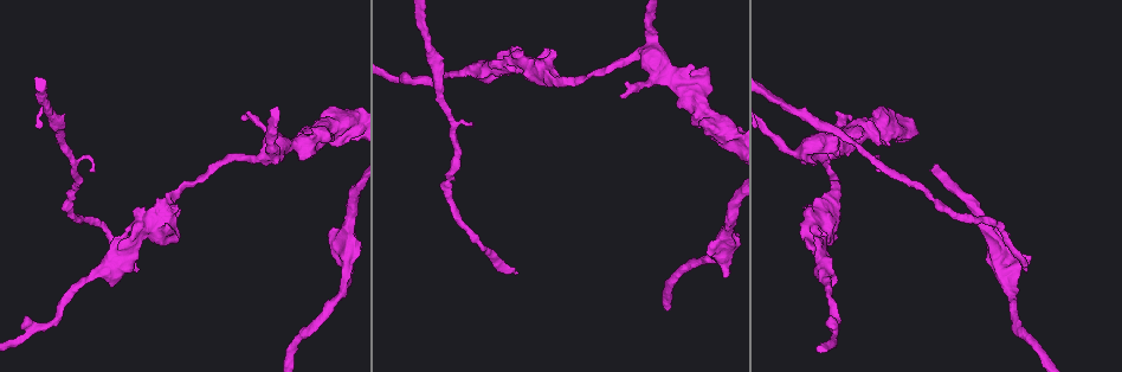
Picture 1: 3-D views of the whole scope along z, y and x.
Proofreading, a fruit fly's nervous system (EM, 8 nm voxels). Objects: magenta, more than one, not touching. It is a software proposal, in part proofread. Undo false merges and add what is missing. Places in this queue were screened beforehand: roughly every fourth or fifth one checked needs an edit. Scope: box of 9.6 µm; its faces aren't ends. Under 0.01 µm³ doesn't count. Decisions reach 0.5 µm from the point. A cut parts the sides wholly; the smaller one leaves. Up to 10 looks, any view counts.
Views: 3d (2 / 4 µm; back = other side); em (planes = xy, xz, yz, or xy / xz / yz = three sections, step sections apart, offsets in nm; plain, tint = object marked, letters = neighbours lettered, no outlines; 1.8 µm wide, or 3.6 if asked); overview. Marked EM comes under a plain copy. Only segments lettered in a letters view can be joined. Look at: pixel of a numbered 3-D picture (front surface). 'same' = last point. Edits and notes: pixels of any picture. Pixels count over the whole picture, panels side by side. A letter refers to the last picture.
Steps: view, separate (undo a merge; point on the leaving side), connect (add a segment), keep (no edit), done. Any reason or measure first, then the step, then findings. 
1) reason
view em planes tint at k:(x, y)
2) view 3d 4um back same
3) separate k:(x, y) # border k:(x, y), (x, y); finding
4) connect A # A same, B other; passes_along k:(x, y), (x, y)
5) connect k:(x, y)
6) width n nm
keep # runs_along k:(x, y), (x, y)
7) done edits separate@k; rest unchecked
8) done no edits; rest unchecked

view 3d 4um at 1:(516, 271)

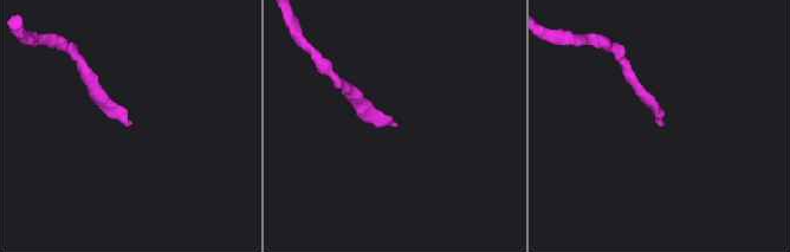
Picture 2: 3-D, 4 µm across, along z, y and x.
shape alone is not enough
view em planes tint at 2:(128, 124)

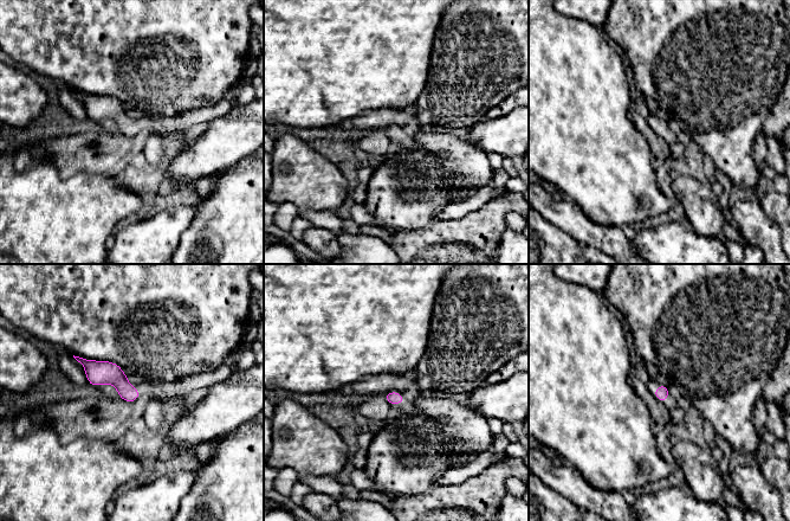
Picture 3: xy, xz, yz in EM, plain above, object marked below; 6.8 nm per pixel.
view em planes letters same

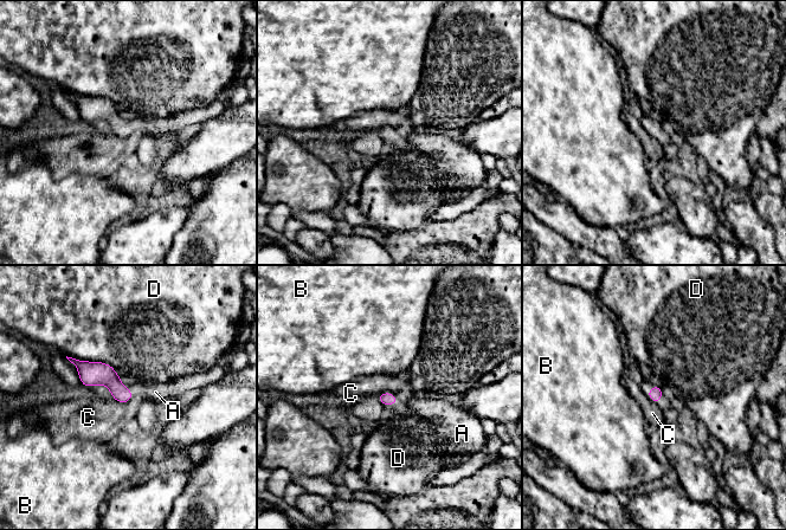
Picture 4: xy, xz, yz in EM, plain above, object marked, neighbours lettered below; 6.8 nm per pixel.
connect A # A same, B other, C other, D other; passes_along 4:(386, 399), (397, 402), (432, 408); the neuron continues

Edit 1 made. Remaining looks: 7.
an open end
view em xz step 8 letters at 1:(328, 233)

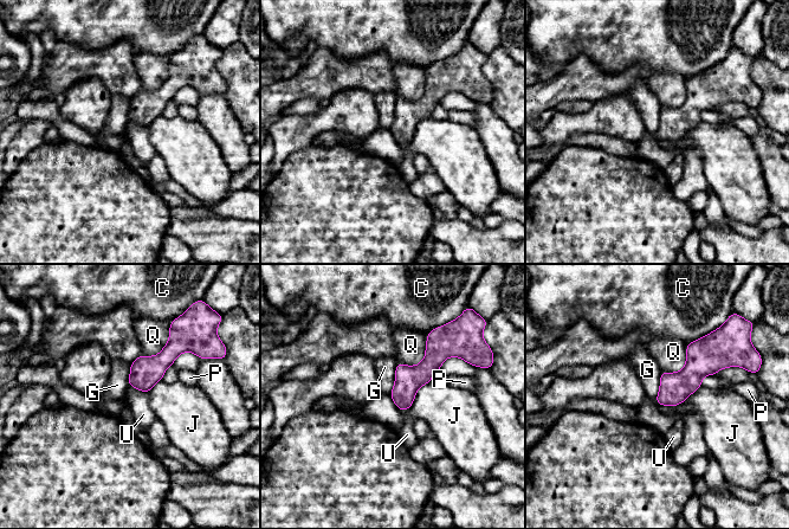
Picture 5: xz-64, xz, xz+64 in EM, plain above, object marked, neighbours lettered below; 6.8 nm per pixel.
another direction
view em planes letters same

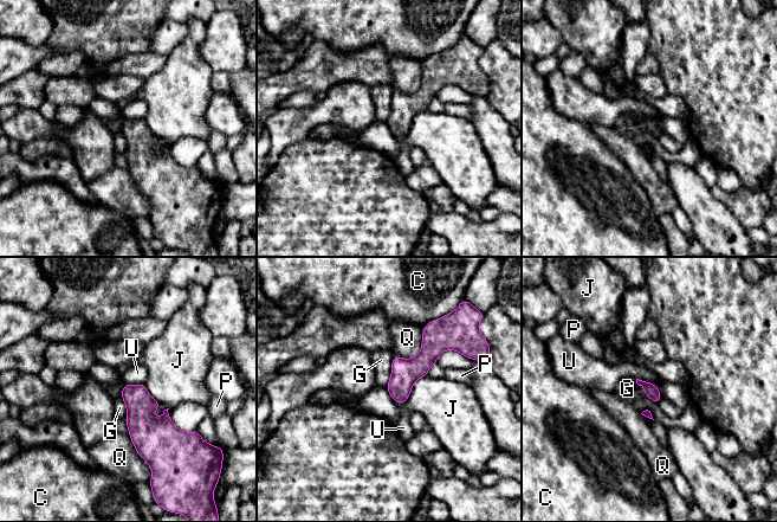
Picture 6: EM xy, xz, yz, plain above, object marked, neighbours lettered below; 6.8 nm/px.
keep # C other, G other, J other, P other, Q other, U other; runs_along 6:(426, 329), (428, 355), (399, 400); no lettered segment goes on from it

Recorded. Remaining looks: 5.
thick end
view 3d 4um at 1:(551, 49)

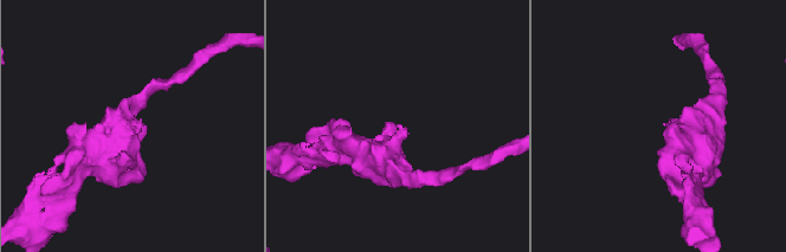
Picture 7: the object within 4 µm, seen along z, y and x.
need the tissue
view em yz step 8 tint at 7:(398, 125)

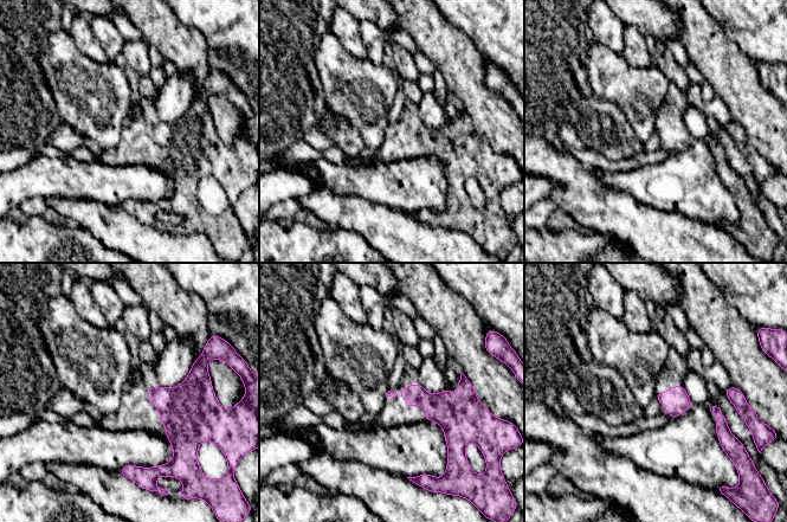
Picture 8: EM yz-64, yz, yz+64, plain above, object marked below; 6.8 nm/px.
another direction
view em planes letters same

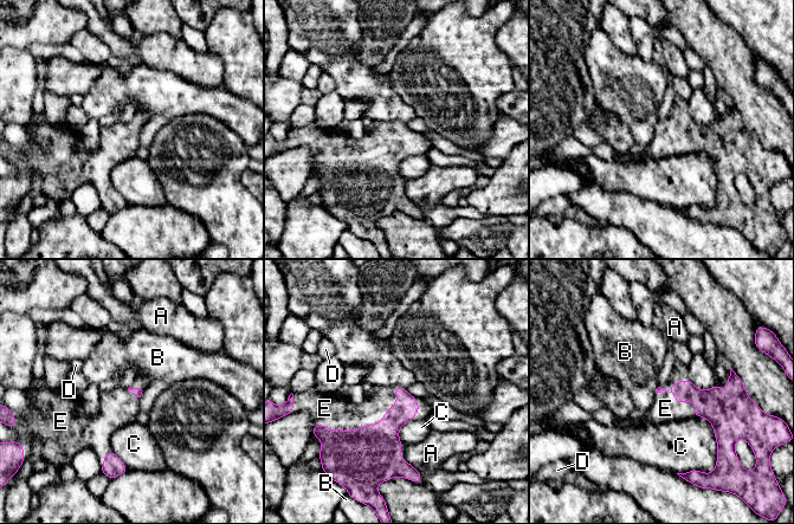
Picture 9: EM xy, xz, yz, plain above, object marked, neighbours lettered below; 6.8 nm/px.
connect E # A other, B other, C other, D other, E same; the neuron continues

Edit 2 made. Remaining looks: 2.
calibre changes
view em xz step 16 tint at 1:(461, 71)

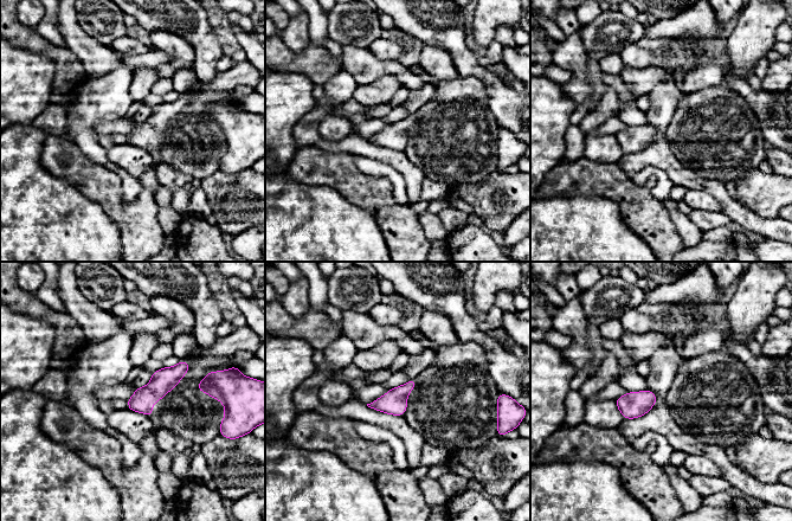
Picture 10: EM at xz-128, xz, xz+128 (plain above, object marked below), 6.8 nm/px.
another direction
view em planes letters same

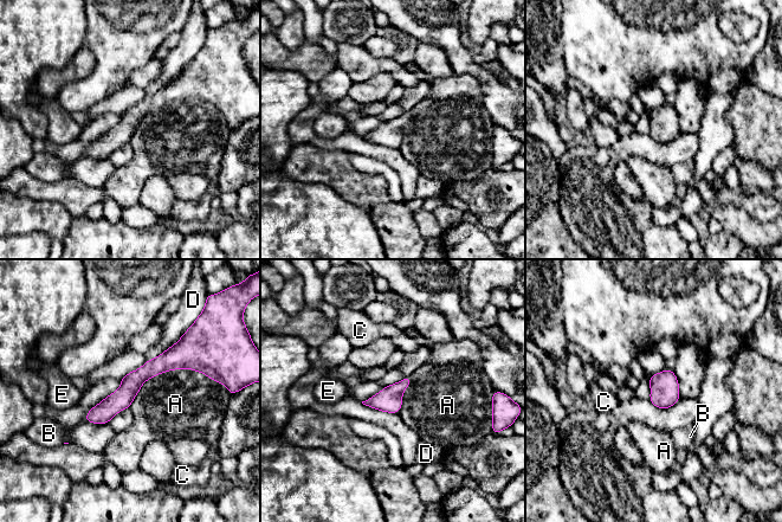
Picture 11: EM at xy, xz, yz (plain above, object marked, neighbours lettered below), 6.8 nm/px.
width 140 nm; longest_contact A 500 nm
keep # A other, B other, C other, D other, E other; all the same neuron

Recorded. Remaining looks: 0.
done edits connect@4, connect@9; rest unchecked

